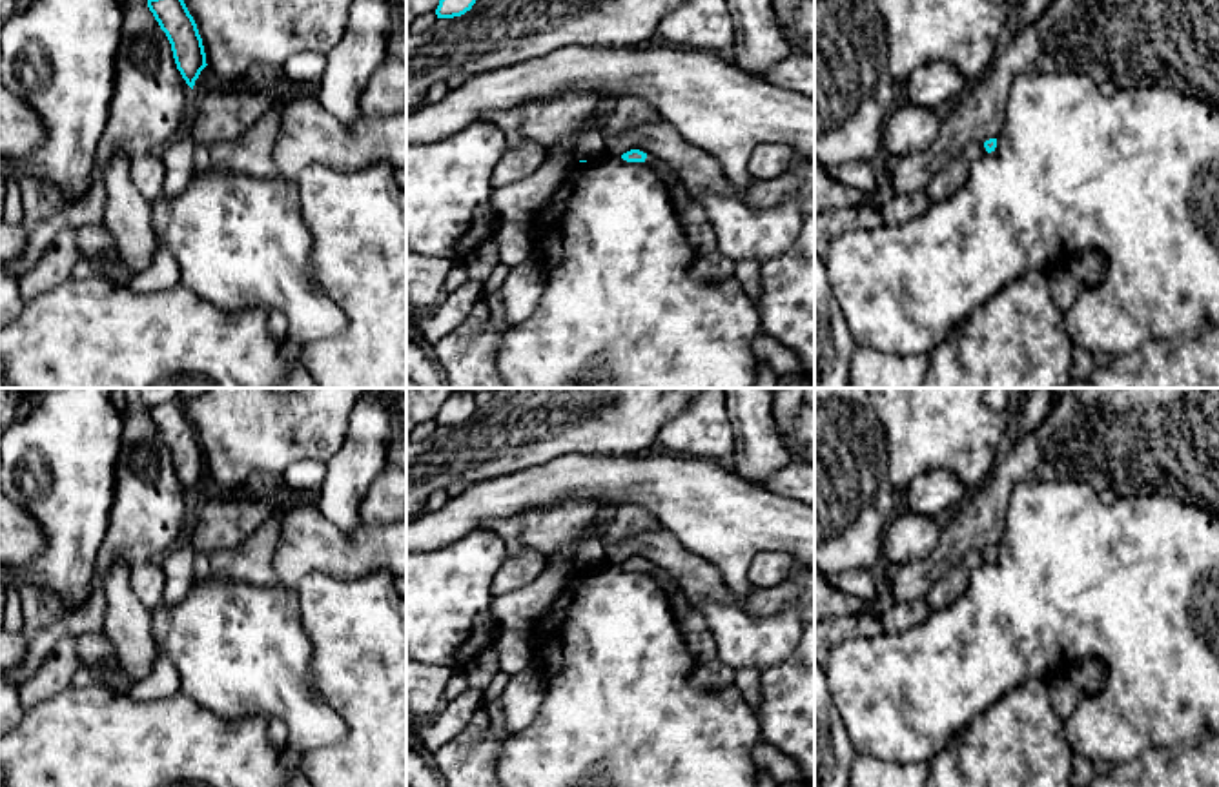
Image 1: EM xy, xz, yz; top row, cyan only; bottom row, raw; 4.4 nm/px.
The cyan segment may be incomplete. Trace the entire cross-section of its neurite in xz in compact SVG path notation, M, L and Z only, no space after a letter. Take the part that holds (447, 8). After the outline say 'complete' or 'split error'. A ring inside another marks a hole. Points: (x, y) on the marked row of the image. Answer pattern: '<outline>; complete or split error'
M439 0L435 15L437 15L437 18L461 16L466 11L470 11L474 4L476 4L476 0Z; complete

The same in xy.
M148 0L148 7L171 44L177 69L193 89L200 71L208 66L193 16L184 0Z; complete

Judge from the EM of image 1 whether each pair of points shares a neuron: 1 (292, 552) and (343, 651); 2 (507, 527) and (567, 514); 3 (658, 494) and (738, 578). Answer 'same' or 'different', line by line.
1: different
2: same
3: same

